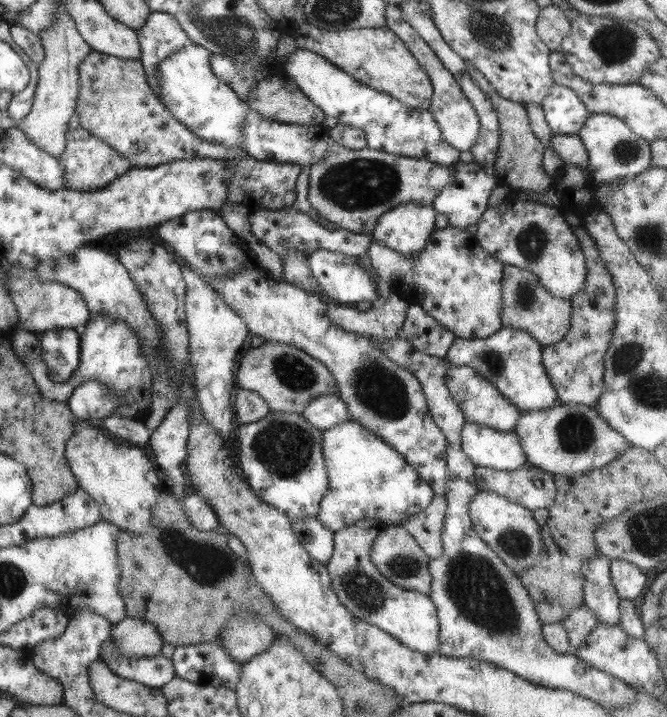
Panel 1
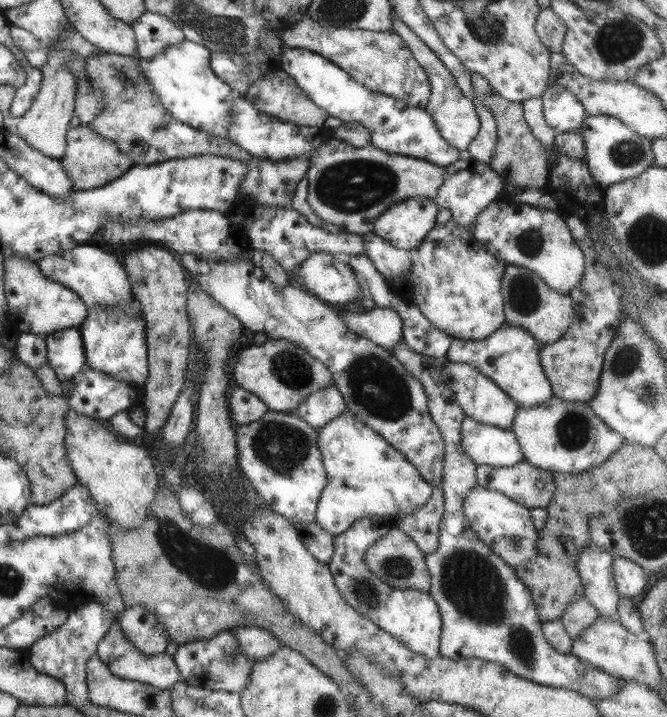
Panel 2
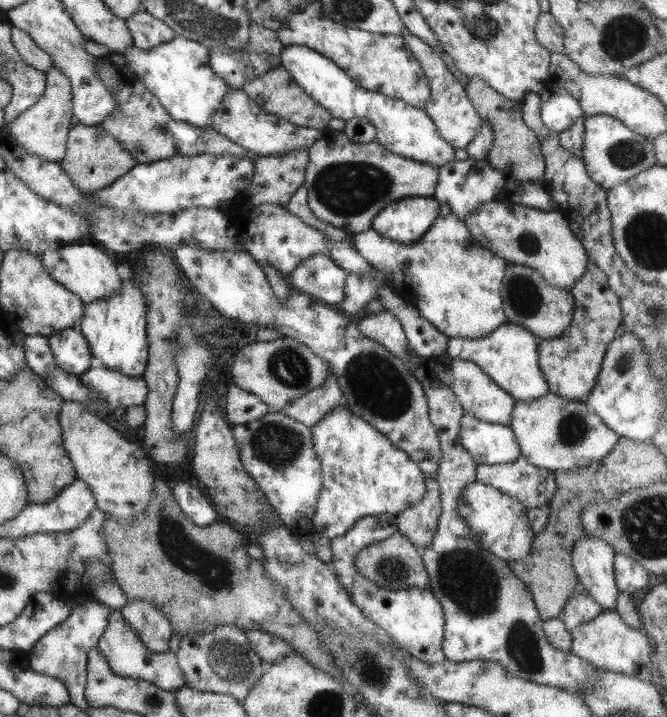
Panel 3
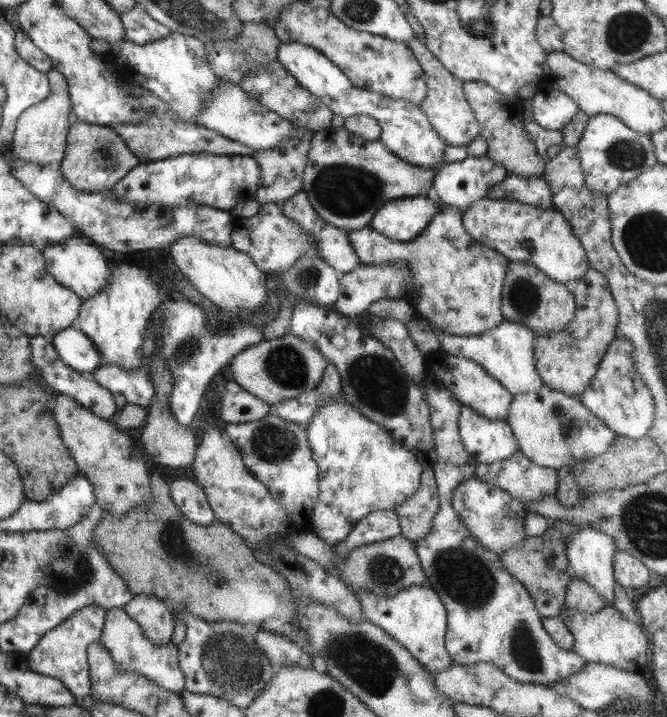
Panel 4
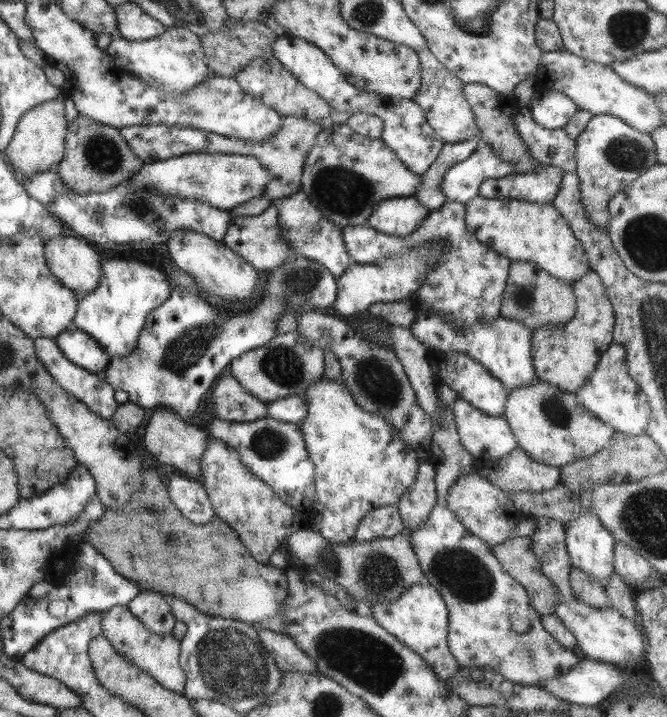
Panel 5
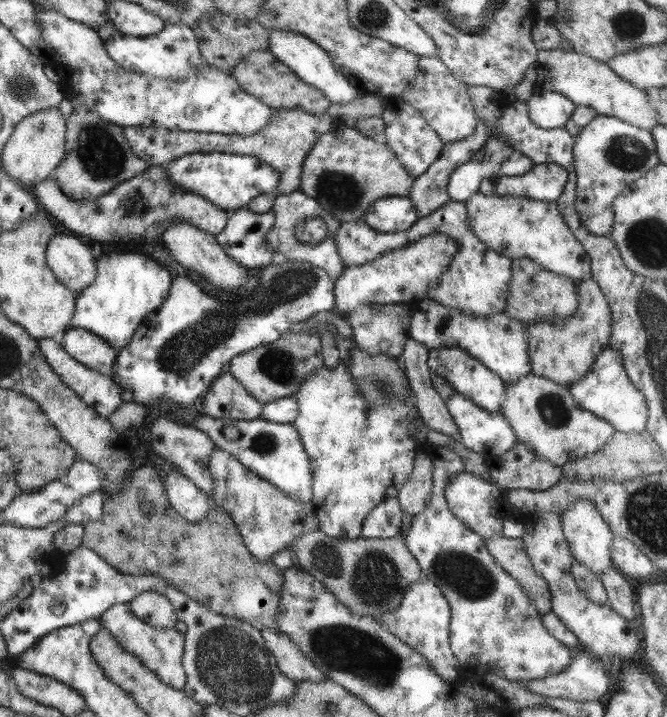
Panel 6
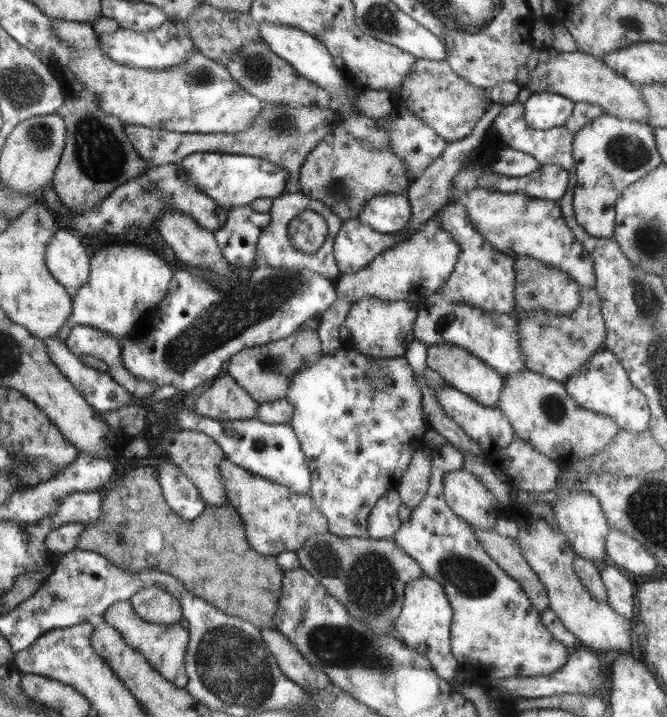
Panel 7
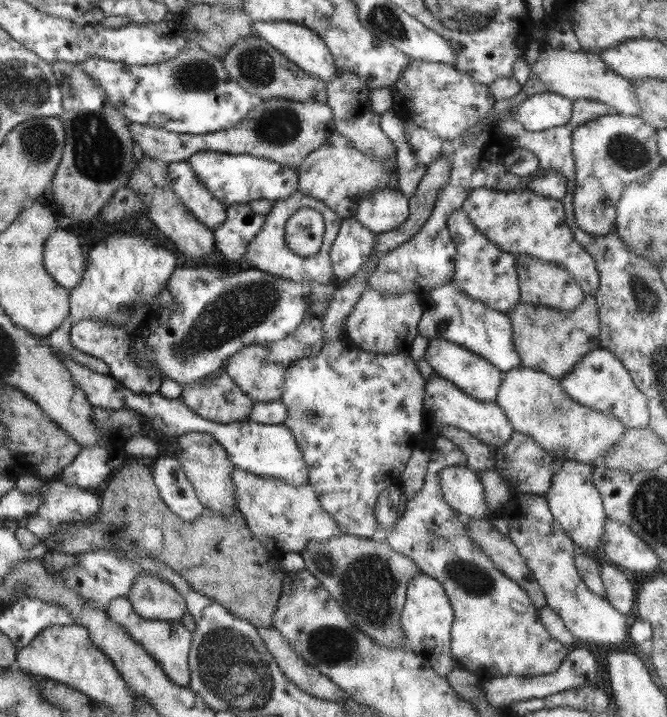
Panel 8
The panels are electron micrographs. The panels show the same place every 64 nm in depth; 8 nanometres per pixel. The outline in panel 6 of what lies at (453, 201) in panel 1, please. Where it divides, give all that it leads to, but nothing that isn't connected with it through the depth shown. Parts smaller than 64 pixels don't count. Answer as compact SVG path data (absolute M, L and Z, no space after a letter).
M489 136L481 145L479 151L468 162L459 164L459 166L451 172L449 182L447 182L447 195L449 195L450 201L463 203L467 201L471 195L478 192L481 180L490 177L521 175L527 172L527 170L530 170L531 166L533 166L533 163L529 161L529 158L522 156L519 152L513 150L513 148L505 145L503 141Z

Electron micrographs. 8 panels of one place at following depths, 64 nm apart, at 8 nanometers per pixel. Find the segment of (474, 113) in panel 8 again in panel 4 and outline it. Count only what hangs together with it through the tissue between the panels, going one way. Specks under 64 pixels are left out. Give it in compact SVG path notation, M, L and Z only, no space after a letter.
M411 39L406 45L417 59L426 84L426 95L419 108L425 113L433 130L441 140L444 140L446 146L467 146L470 141L479 136L480 128L469 103L465 100L462 91L463 81L445 70L440 60L429 52L422 39Z

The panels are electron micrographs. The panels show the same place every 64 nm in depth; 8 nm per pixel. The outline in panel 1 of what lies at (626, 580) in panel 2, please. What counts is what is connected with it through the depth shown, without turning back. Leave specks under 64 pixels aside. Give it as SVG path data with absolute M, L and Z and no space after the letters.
M610 560L610 579L620 600L632 601L645 586L644 572L624 560Z

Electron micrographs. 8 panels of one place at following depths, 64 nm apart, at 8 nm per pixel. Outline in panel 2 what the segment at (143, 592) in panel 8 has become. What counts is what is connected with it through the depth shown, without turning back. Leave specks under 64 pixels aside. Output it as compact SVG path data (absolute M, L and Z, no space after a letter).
M140 606L124 609L117 618L121 635L127 638L133 649L143 655L157 655L165 652L169 638L165 629L158 624L156 616Z

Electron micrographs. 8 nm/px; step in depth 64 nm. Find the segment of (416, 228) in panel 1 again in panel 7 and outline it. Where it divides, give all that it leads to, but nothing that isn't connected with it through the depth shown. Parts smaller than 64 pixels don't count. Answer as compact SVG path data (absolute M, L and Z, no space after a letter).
M375 195L363 207L358 222L381 235L392 235L403 229L411 219L405 195Z

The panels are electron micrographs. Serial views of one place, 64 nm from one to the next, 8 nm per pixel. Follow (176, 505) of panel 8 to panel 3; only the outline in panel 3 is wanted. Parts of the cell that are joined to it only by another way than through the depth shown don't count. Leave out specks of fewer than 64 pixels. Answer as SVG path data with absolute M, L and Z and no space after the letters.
M181 481L172 488L172 495L181 512L195 526L207 527L219 519L213 505L197 487Z

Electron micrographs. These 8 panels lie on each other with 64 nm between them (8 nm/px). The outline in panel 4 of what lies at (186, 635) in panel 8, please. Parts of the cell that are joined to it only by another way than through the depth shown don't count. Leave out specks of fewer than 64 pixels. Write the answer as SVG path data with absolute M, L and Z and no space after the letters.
M111 608L106 611L99 643L109 653L113 665L119 671L137 673L168 692L177 694L183 692L184 678L176 658L178 647L173 646L171 642L167 643L167 645L151 644L143 636L143 633L141 633L141 629L137 626L137 623L128 618L122 608Z

